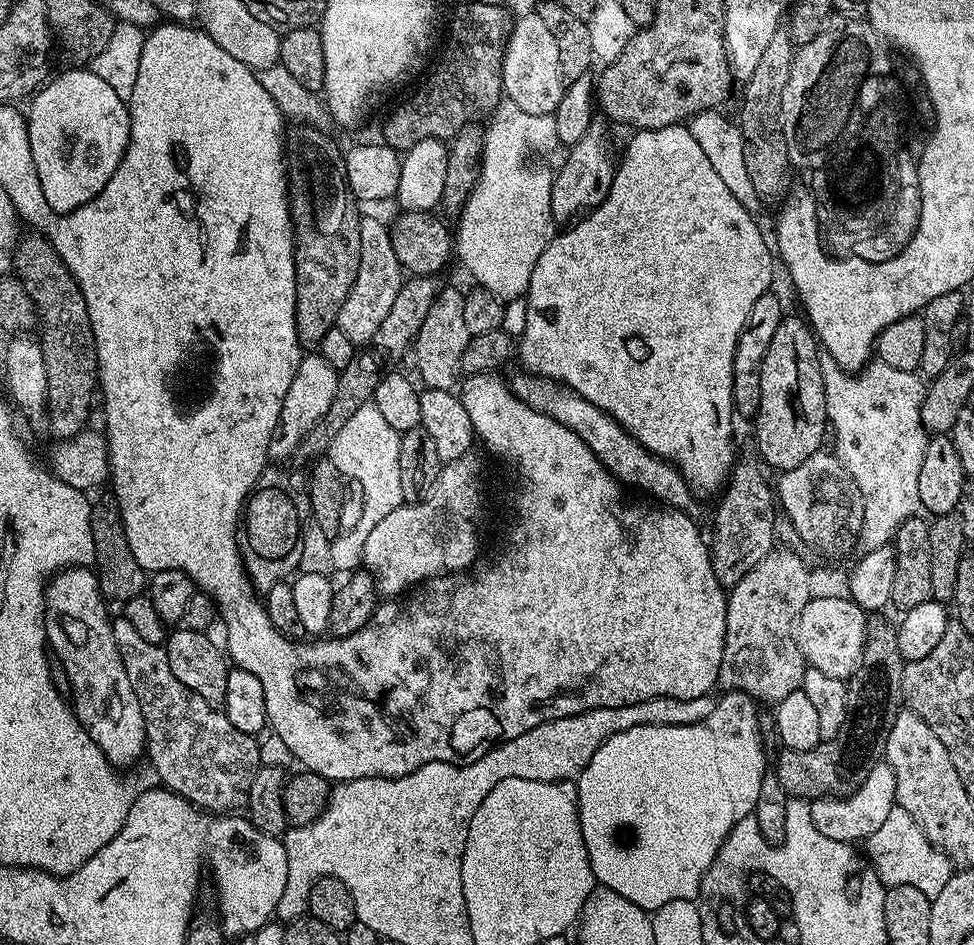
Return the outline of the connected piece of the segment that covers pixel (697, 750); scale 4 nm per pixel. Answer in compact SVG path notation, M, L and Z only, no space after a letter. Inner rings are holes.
M728 690L723 693L721 700L717 699L712 705L712 712L705 720L698 720L691 724L639 724L630 730L622 730L594 750L590 762L580 769L576 785L576 805L580 813L580 826L582 838L585 840L586 854L589 856L590 866L593 868L595 883L601 888L608 888L620 894L634 906L638 906L646 913L653 913L660 906L675 899L686 896L684 890L684 876L699 878L714 862L722 842L727 838L728 831L739 824L742 818L753 815L755 802L758 799L758 788L761 785L763 772L766 769L763 742L759 734L758 704L745 692Z

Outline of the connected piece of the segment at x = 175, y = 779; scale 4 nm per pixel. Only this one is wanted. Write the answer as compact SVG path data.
M123 614L112 620L112 633L114 642L118 642L118 654L122 654L122 666L130 678L130 686L134 686L134 694L138 694L138 706L142 706L146 760L152 763L160 779L157 781L197 808L212 814L232 814L247 809L254 774L262 767L257 737L238 730L238 726L233 726L219 707L207 704L201 696L182 686L182 682L174 678L174 670L170 670L167 647L146 642L146 638L140 637L134 626L126 622Z

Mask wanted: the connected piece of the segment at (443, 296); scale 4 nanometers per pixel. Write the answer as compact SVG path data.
M441 287L430 306L430 314L426 314L426 322L422 322L422 330L418 330L414 338L416 368L420 371L419 383L424 388L452 390L457 387L456 376L461 375L462 350L466 350L469 338L462 310L463 301L464 292L461 289Z

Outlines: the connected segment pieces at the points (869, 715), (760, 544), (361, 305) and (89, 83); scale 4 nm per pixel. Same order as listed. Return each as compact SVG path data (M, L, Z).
M880 618L868 621L860 664L856 673L846 681L846 718L849 723L835 738L821 740L813 749L796 752L784 748L775 757L775 772L789 797L811 802L829 794L853 792L873 766L884 760L890 726L894 726L894 718L902 710L900 691L906 662L898 650L896 628L876 619Z
M737 459L730 469L730 475L723 485L722 495L719 497L721 500L720 505L716 508L716 525L712 528L712 540L710 536L710 551L714 574L718 578L718 582L728 590L733 588L750 570L754 570L754 566L758 566L758 562L762 562L762 558L766 558L766 554L774 547L772 539L776 536L778 500L774 495L773 485L770 480L768 484L763 471L765 472L765 469L759 459Z
M365 215L360 221L360 237L362 254L358 278L354 278L354 286L346 302L342 302L342 310L338 310L336 328L346 334L353 346L368 346L375 341L378 326L382 326L386 314L390 314L390 306L394 306L394 298L398 298L398 290L404 285L406 276L394 254L392 233L387 223L383 224L376 216Z
M72 66L69 72L55 76L31 97L26 119L43 203L60 214L90 202L110 182L128 145L130 118L125 97L114 94L114 89L87 67Z

